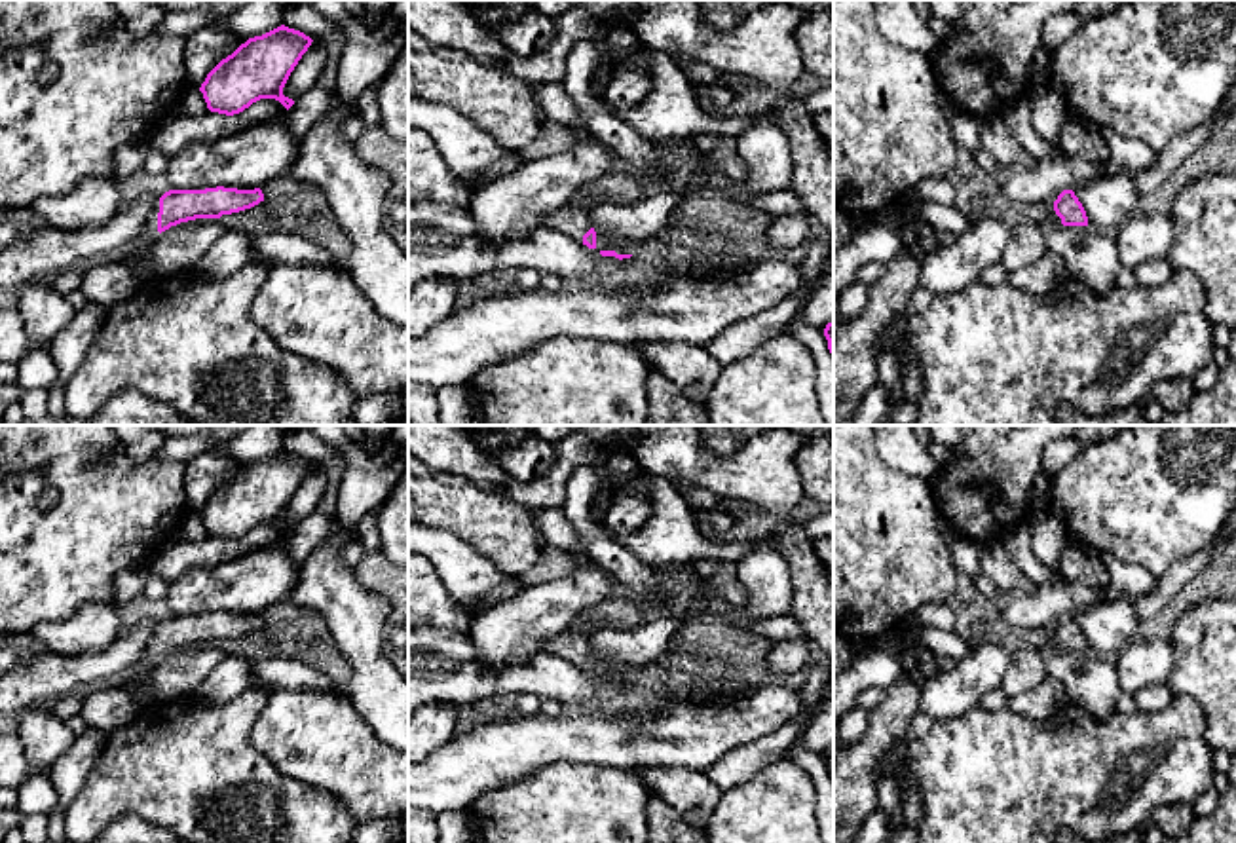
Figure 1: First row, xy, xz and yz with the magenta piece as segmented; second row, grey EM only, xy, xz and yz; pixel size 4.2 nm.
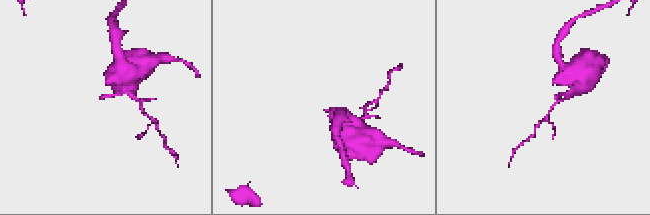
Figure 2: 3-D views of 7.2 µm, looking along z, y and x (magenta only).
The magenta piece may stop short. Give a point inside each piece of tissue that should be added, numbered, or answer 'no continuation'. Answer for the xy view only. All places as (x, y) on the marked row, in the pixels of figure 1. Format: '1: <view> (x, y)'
1: xy (135, 259)

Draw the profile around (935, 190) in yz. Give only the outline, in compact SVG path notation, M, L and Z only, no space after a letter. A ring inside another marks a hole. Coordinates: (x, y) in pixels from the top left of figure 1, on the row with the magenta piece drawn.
M928 178L917 186L919 201L936 205L955 205L957 192L951 178Z

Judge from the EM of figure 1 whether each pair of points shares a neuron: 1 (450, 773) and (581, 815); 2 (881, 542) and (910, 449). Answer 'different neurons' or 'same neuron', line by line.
1: different neurons
2: different neurons

